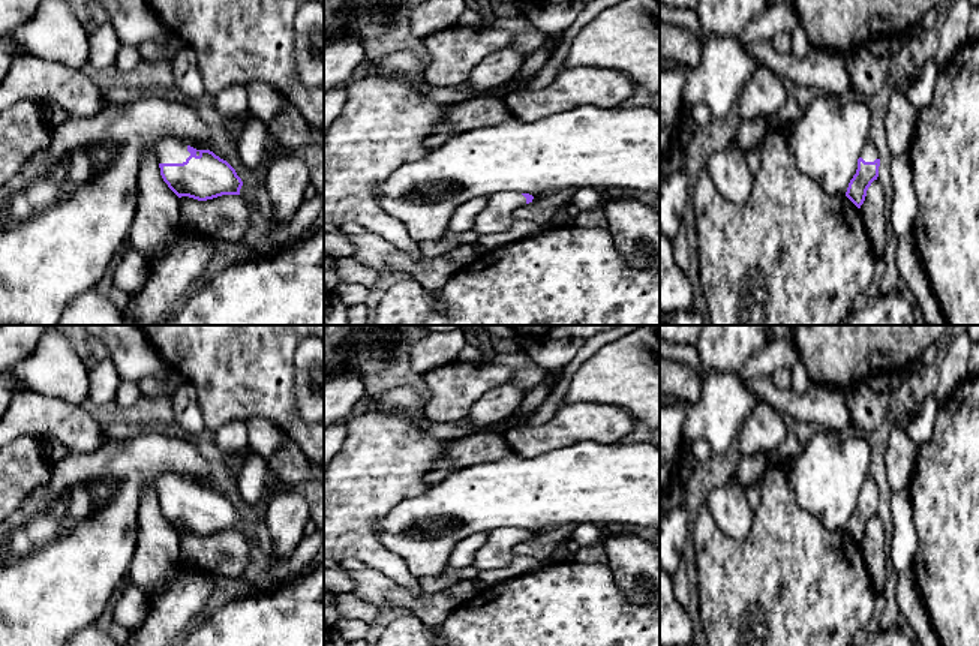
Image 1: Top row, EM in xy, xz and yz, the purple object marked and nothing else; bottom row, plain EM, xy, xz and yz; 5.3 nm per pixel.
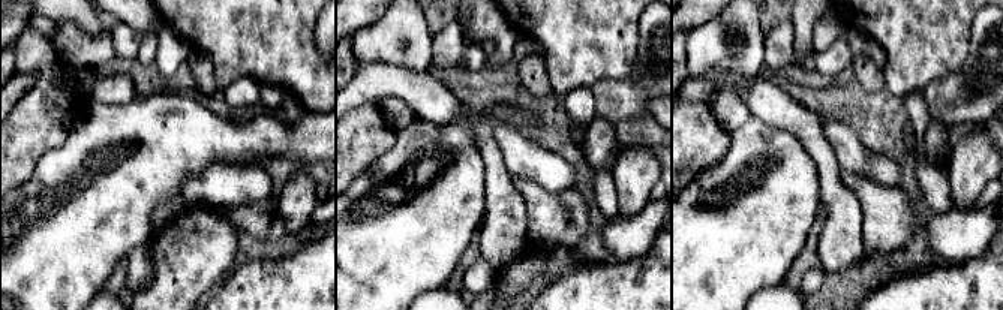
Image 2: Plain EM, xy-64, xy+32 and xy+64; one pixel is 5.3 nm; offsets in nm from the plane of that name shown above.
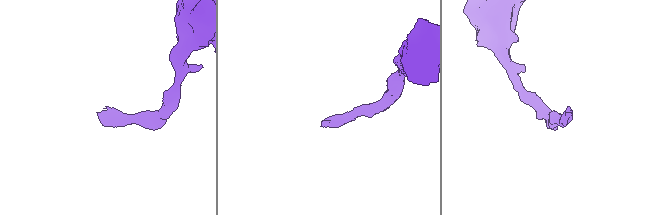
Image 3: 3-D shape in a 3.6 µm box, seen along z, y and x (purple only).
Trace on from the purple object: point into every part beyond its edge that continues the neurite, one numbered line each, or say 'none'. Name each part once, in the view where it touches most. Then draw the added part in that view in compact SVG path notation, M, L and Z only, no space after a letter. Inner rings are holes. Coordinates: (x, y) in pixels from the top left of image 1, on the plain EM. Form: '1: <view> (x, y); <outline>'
1: xy (168, 486); M172 474L157 475L156 493L159 499L183 499L190 492L187 481Z

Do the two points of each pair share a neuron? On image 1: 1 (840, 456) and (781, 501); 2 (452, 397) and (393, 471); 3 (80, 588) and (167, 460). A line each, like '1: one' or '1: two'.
1: two
2: two
3: one

